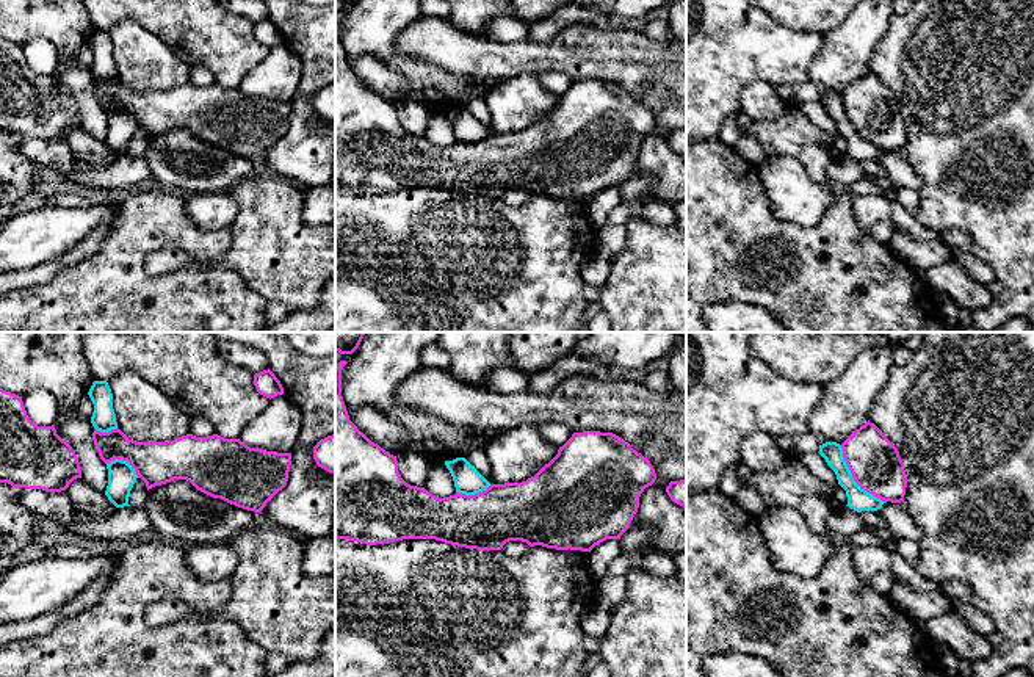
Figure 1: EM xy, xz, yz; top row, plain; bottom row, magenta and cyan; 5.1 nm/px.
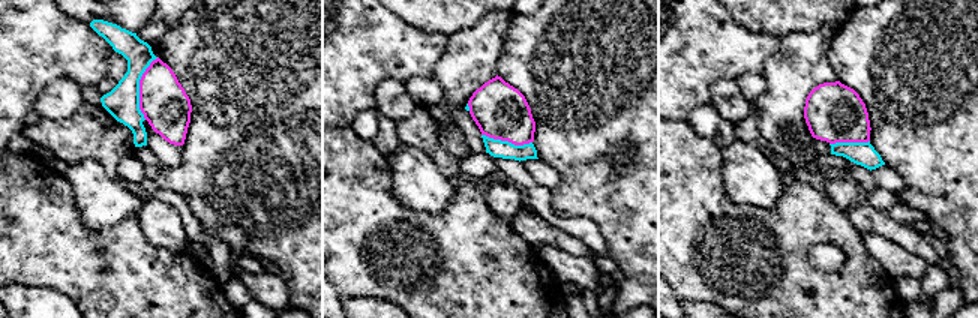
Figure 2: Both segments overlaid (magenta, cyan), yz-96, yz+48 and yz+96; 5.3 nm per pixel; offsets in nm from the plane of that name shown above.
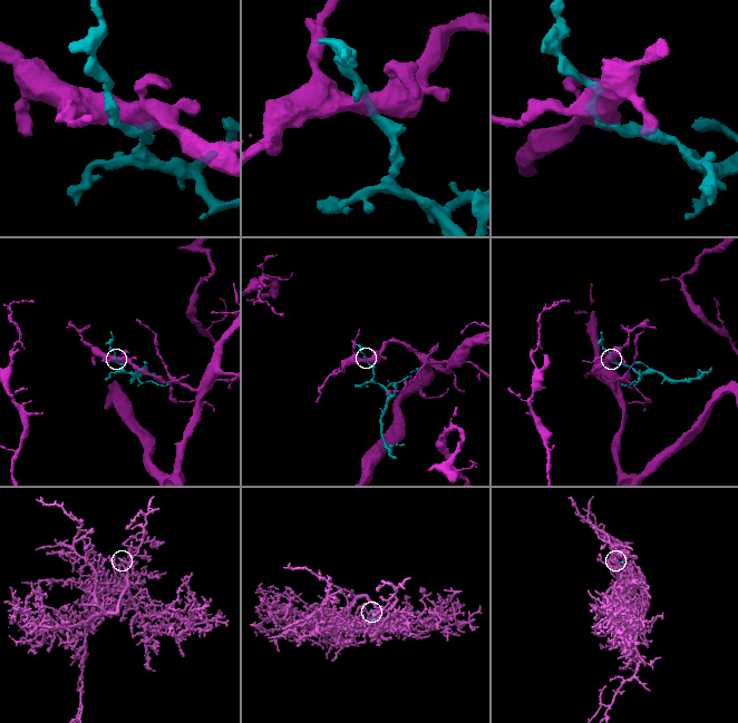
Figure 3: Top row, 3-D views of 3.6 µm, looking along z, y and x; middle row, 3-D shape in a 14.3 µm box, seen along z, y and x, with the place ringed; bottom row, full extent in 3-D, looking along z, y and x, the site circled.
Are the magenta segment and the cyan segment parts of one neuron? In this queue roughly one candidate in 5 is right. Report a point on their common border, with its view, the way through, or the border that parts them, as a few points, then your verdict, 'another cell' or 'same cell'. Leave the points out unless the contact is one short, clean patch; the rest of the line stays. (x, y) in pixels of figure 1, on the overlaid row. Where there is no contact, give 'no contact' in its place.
contact yz (853, 477); another cell

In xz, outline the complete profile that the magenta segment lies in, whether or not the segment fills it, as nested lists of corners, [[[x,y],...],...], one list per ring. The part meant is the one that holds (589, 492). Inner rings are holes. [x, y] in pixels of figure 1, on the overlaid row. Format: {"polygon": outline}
{"polygon": [[[340,360],[335,365],[335,539],[357,541],[367,545],[403,539],[436,539],[476,550],[501,550],[509,541],[522,541],[530,547],[591,552],[606,539],[620,539],[638,512],[641,494],[656,480],[650,461],[619,436],[583,431],[573,433],[559,447],[558,454],[526,481],[490,484],[475,495],[456,492],[437,498],[425,487],[407,484],[398,472],[396,456],[371,442],[349,420],[342,396],[342,370],[346,364],[346,360]]]}

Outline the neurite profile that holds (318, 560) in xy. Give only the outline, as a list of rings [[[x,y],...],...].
[[[335,538],[306,539],[302,570],[309,577],[335,577]]]

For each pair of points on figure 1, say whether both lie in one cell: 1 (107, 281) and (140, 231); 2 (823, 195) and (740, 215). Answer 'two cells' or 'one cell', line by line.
1: one cell
2: two cells

